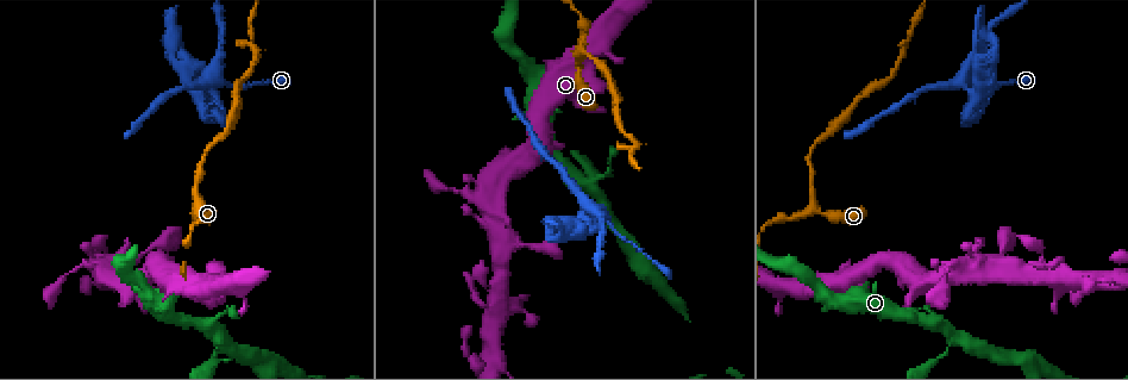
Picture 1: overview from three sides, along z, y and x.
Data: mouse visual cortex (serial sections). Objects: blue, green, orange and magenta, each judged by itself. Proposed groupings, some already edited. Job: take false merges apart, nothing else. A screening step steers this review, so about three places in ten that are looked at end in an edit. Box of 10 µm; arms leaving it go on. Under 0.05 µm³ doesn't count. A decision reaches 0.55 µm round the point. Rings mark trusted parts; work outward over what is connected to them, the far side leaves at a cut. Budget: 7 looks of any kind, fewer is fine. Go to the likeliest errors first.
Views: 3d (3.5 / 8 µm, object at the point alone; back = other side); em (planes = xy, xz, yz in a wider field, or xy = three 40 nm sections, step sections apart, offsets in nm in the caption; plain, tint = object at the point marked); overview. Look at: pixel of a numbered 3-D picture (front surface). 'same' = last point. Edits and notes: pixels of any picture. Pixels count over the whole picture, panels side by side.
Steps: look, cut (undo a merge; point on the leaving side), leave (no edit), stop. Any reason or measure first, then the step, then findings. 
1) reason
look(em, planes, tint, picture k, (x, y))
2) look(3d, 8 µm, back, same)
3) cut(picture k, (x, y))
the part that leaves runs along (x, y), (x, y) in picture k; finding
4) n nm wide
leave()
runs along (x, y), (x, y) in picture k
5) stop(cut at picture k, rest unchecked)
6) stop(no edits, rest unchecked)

arms run side by side
look(3d, 3.5 µm, picture 1, (196, 95))

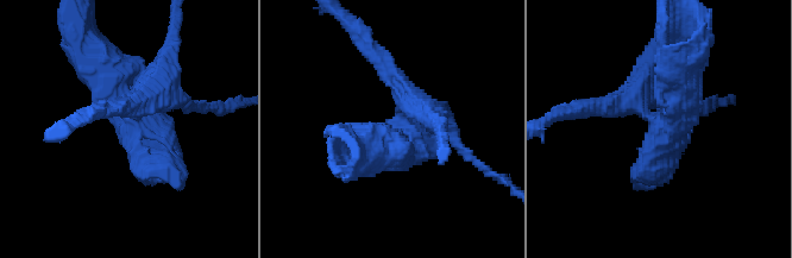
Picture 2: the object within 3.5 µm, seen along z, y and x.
look(em, xy, step 5, tint, picture 2, (126, 122))

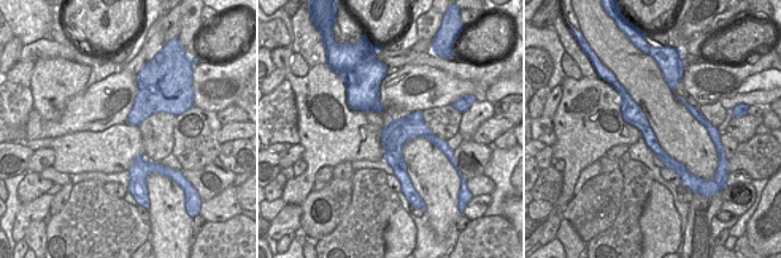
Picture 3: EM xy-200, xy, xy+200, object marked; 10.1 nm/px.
look(em, xy, step 1, tint, same)

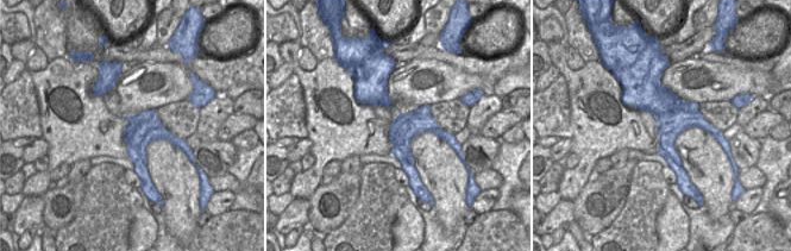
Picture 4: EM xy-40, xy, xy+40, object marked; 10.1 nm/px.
cut(picture 2, (684, 120))
the part that leaves runs along (397, 124), (387, 133), (343, 130) in picture 2; a second cell is stuck on

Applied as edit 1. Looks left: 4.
branch point
look(3d, 3.5 µm, picture 1, (812, 207))

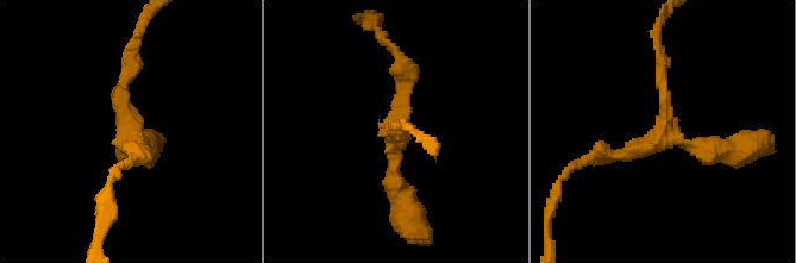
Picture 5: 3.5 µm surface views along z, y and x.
3 arms; arms of 150, 200, 300 nm; now the EM
look(em, xy, step 3, tint, picture 5, (130, 128))

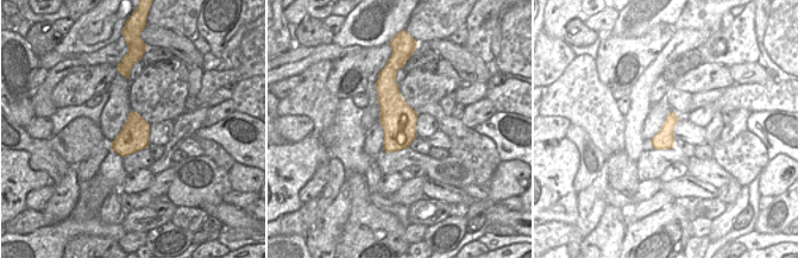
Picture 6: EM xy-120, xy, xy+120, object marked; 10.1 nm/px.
leave()
runs along (733, 151), (666, 129), (660, 52) in picture 5; all the same cell

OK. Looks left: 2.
three arms meet
look(3d, 3.5 µm, picture 1, (599, 199))

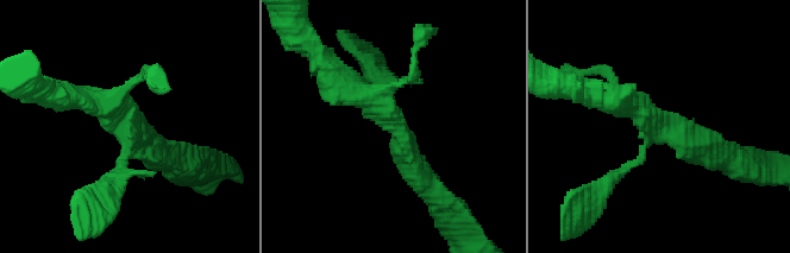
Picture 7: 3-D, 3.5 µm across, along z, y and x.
look(em, xy, step 2, tint, picture 7, (129, 123))

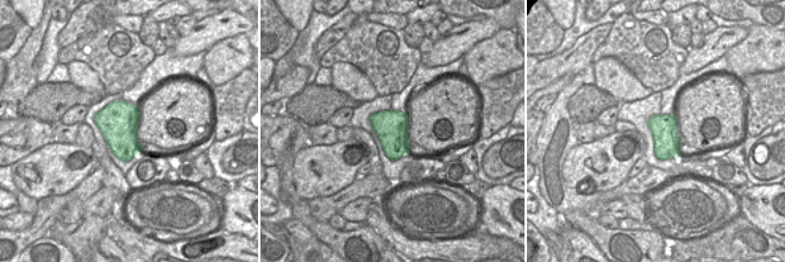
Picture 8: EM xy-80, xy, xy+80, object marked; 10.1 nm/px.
leave()
runs along (338, 80), (396, 126), (430, 187) in picture 7; all the same cell

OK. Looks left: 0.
stop(cut at picture 2, rest unchecked)

